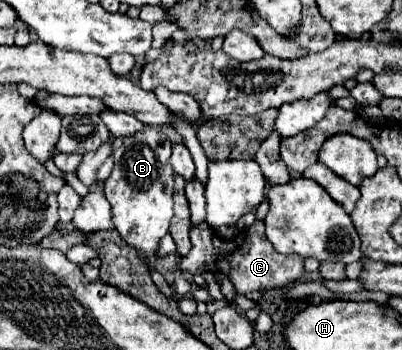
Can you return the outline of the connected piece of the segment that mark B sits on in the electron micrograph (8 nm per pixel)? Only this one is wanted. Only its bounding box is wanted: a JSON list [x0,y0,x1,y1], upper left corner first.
[105,127,173,255]

